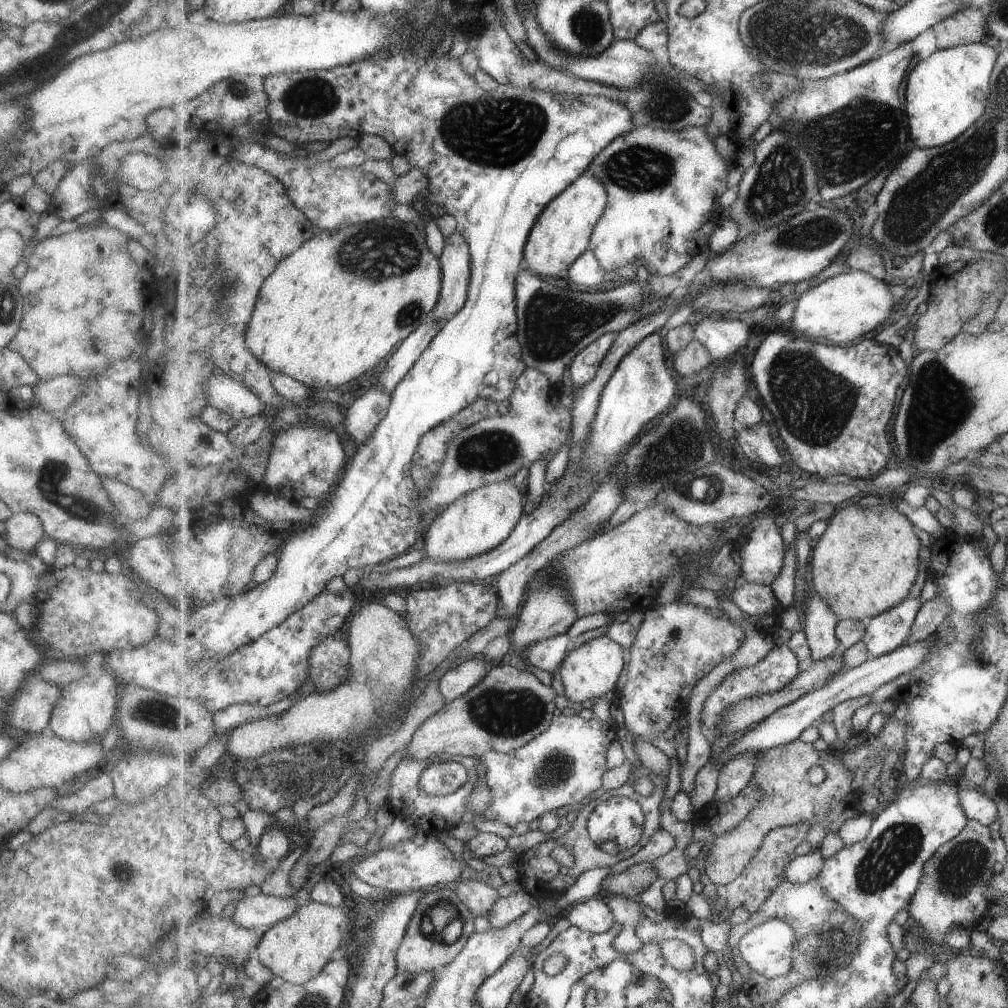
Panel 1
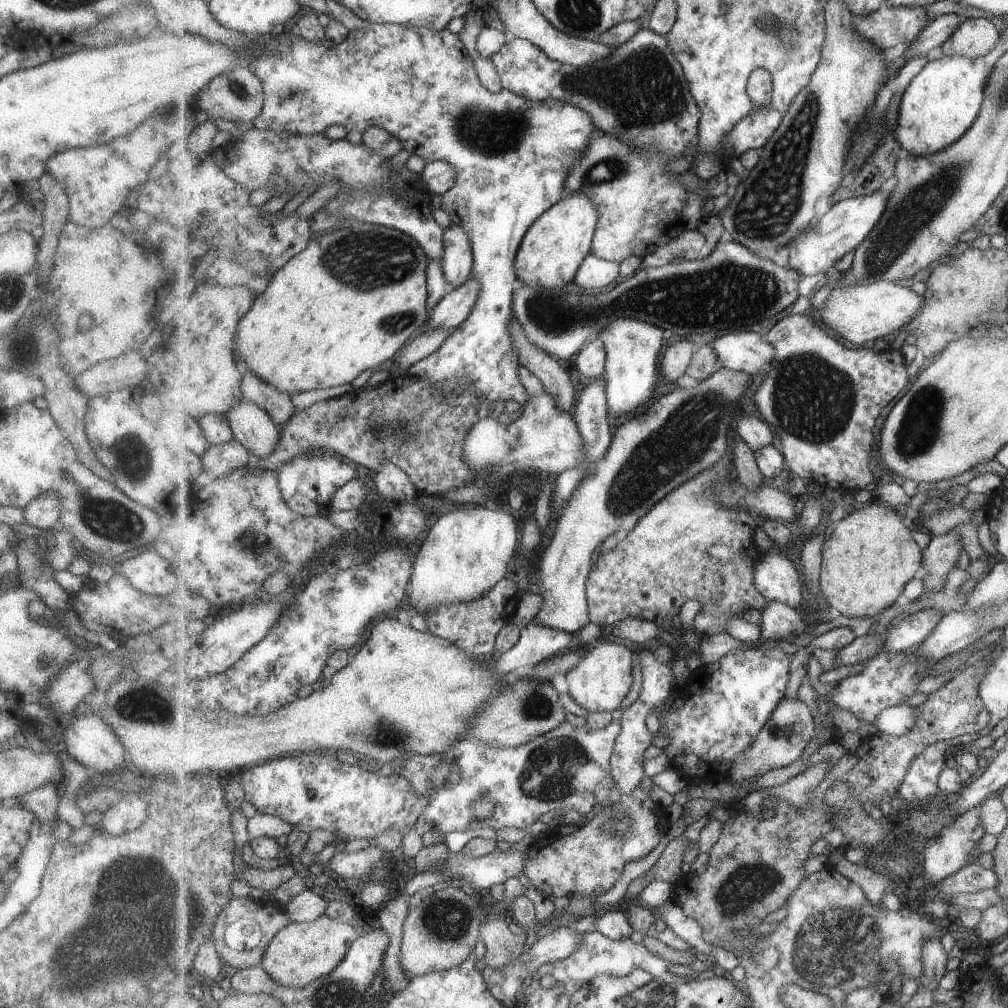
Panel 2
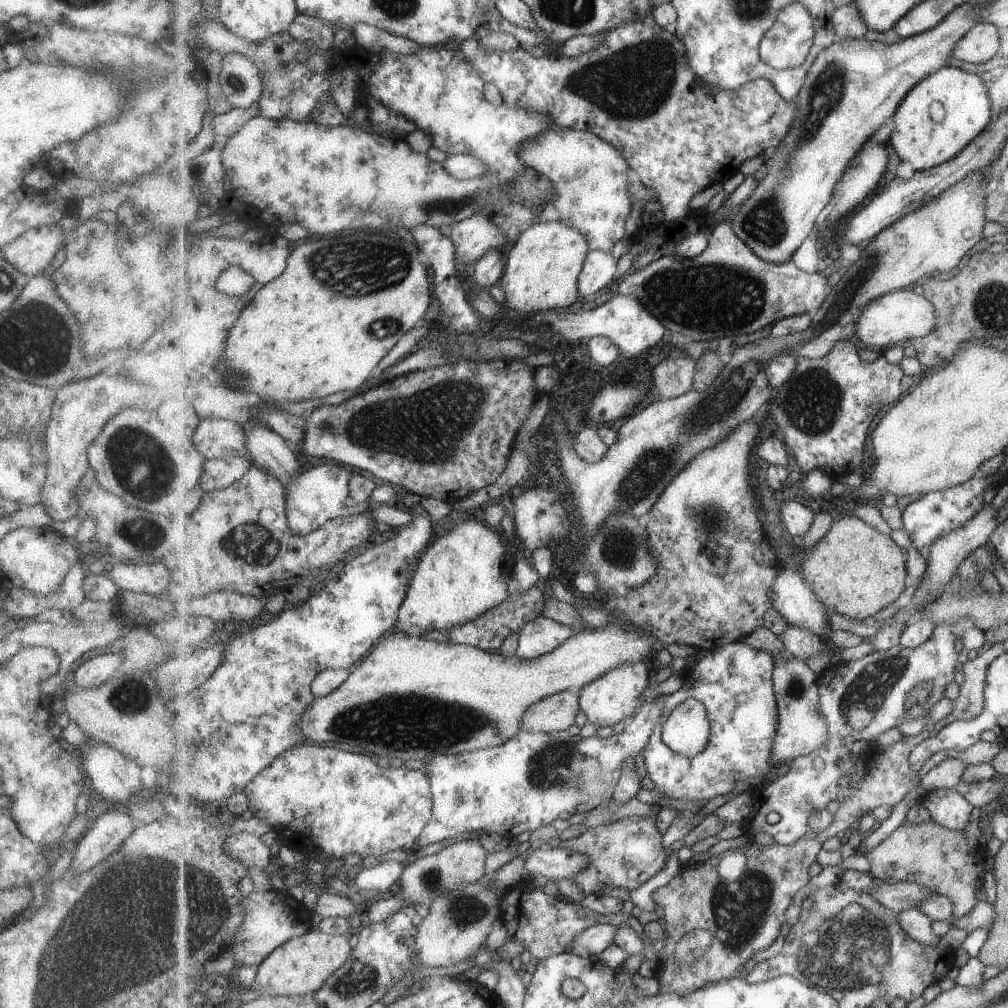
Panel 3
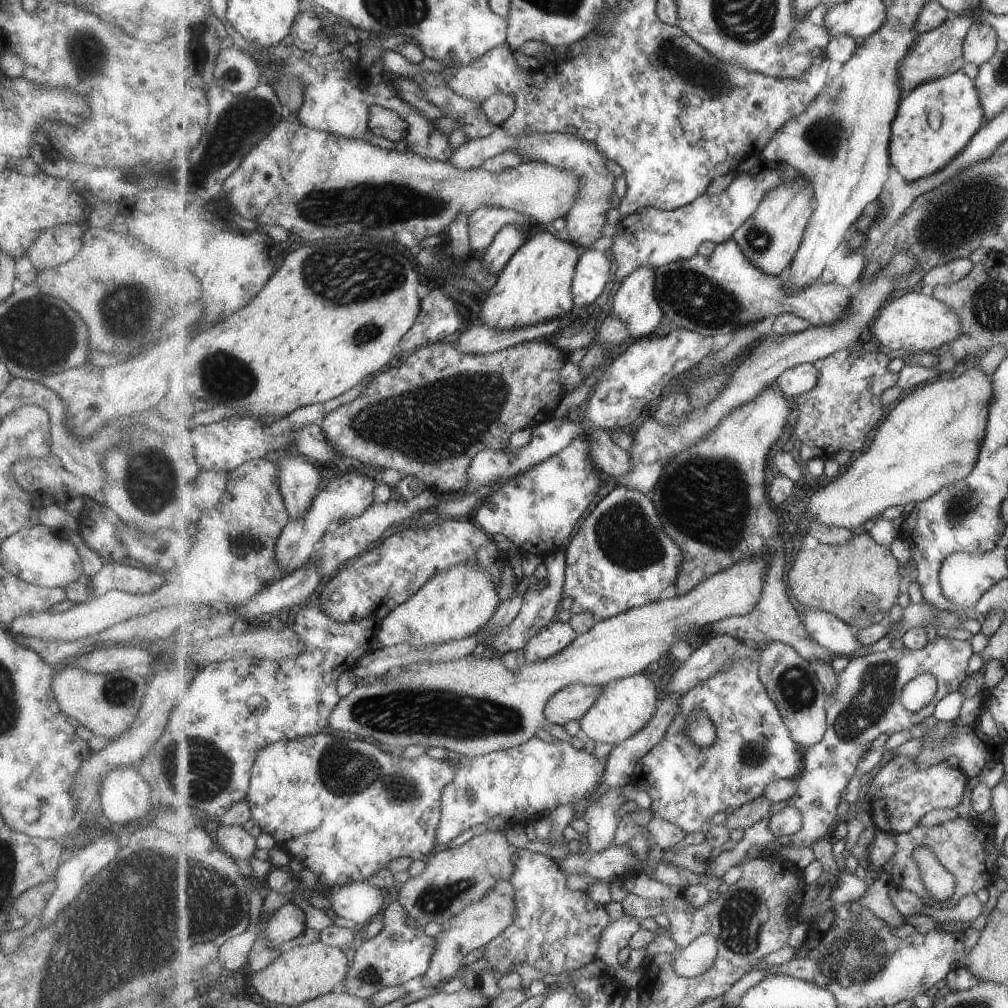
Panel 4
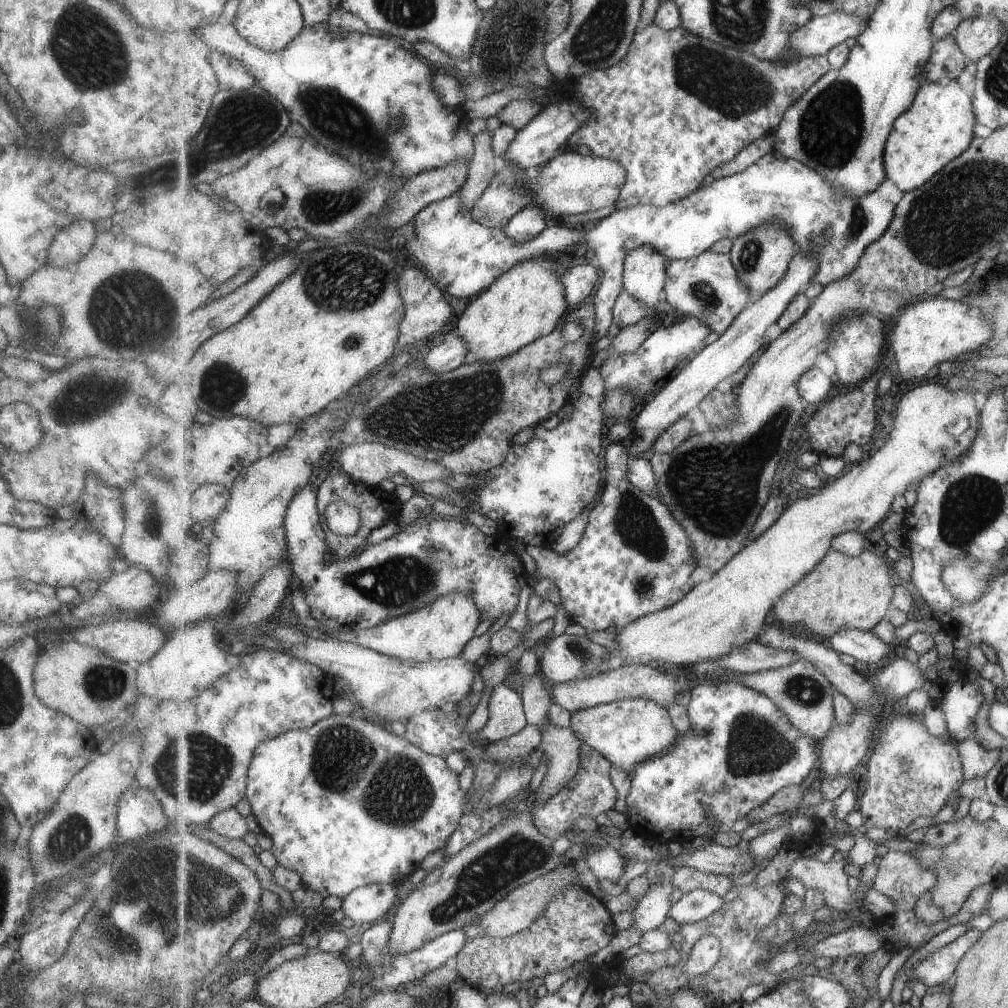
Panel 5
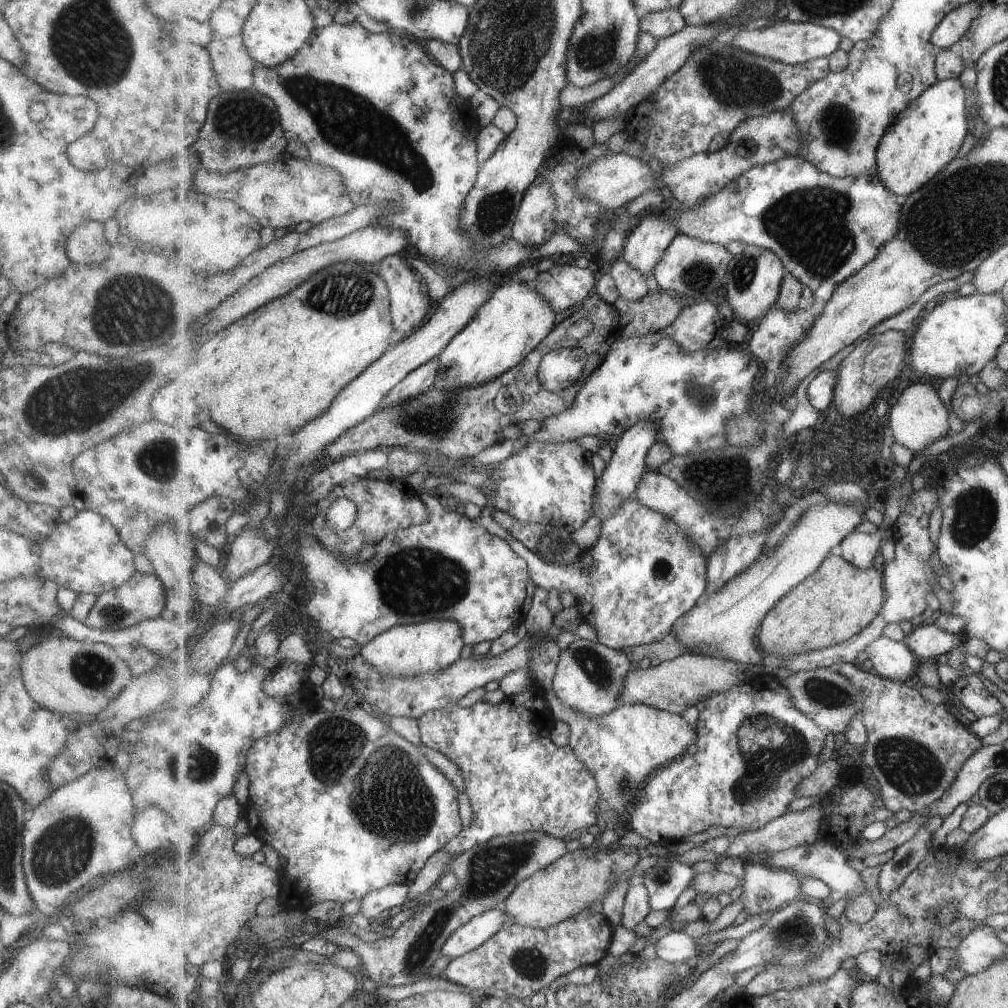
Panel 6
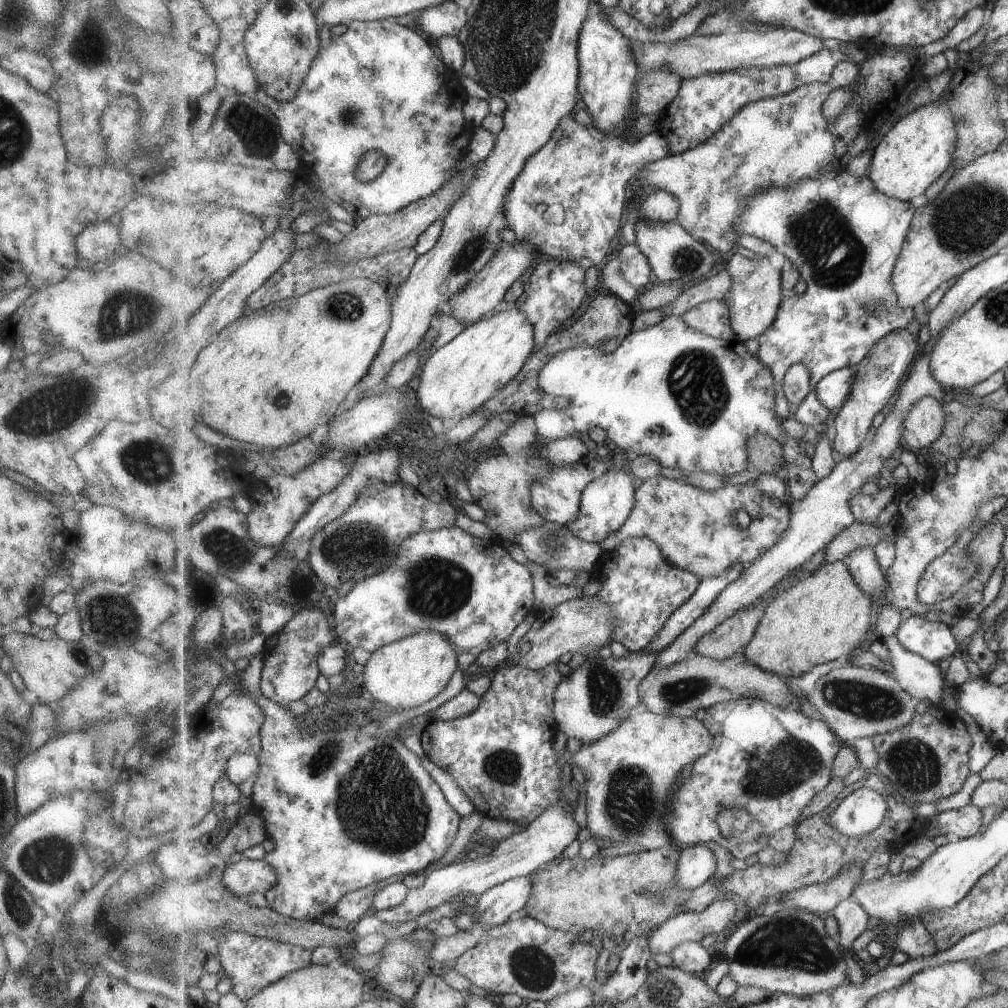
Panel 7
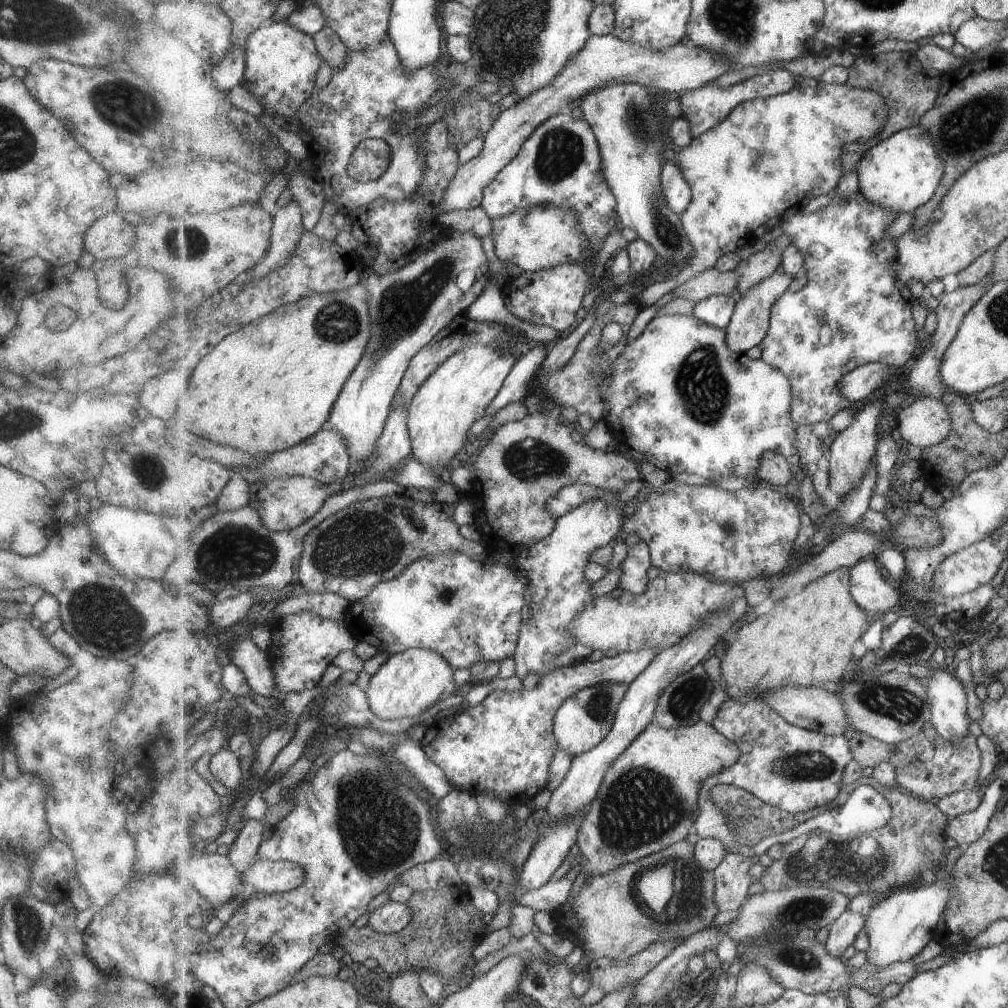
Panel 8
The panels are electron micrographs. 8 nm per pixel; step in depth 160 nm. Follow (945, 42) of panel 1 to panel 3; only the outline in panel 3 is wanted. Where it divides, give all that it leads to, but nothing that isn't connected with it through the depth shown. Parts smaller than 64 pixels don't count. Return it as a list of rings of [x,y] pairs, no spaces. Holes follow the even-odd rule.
[[[979,22],[959,41],[953,58],[973,64],[985,64],[993,56],[999,55],[1001,44],[1002,38],[994,24]]]

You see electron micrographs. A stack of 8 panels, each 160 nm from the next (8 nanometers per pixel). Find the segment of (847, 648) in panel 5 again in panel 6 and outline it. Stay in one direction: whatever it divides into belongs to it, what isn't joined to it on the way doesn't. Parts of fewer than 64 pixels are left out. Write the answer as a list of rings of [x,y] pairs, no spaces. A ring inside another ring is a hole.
[[[883,636],[869,645],[867,656],[877,674],[902,683],[919,684],[920,660],[905,641],[894,641]]]

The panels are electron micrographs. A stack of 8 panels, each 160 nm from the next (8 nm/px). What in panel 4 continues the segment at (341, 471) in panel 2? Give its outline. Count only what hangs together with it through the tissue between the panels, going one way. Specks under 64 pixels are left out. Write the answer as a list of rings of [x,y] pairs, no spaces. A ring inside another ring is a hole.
[[[354,471],[334,479],[322,478],[319,492],[312,502],[307,516],[290,521],[278,538],[275,557],[278,567],[285,573],[294,573],[306,565],[307,561],[313,558],[316,551],[324,545],[322,540],[328,530],[345,520],[361,516],[376,502],[375,489],[380,484],[376,478],[356,474]]]

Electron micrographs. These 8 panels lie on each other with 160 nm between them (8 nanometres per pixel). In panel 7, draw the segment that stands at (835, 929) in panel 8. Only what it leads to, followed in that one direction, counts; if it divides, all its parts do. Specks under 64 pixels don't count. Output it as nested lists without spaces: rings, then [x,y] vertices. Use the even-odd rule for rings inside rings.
[[[855,899],[840,902],[832,912],[838,924],[838,944],[852,953],[853,942],[867,930],[869,913]]]

